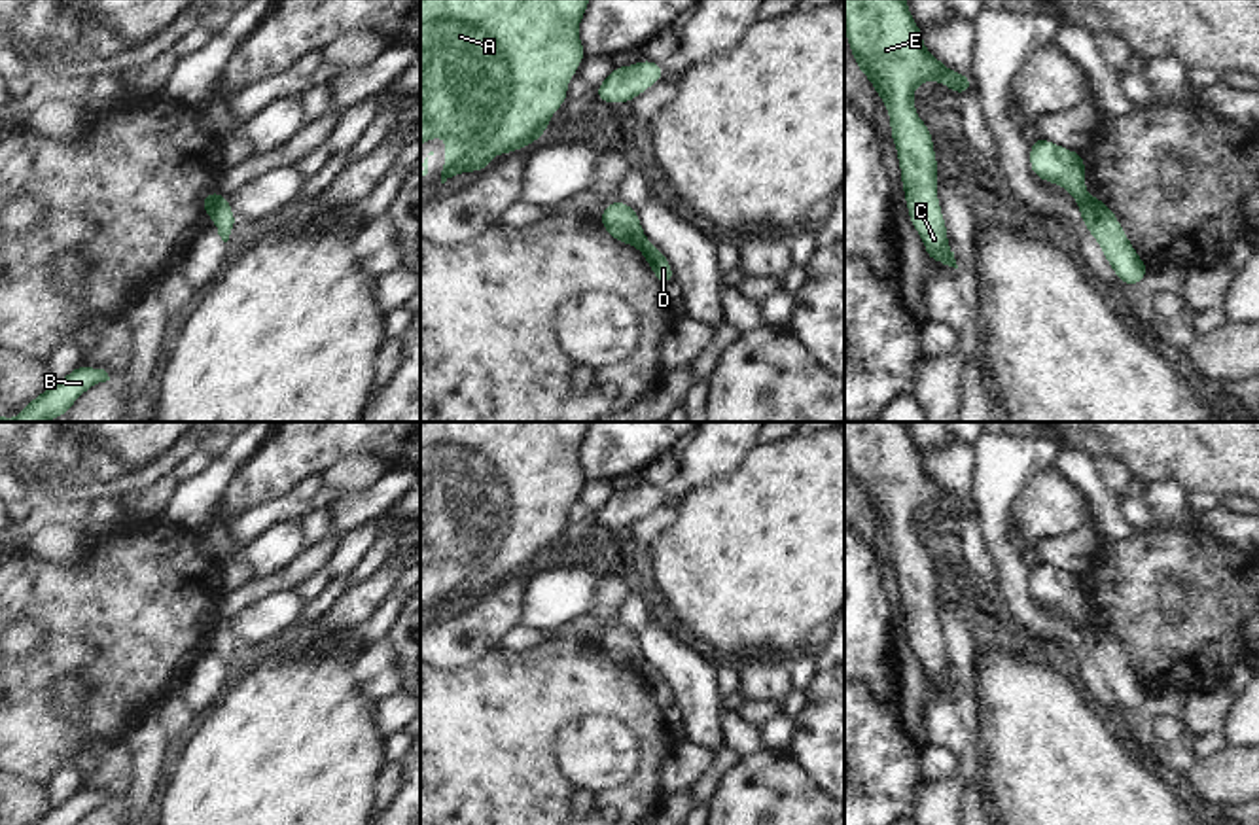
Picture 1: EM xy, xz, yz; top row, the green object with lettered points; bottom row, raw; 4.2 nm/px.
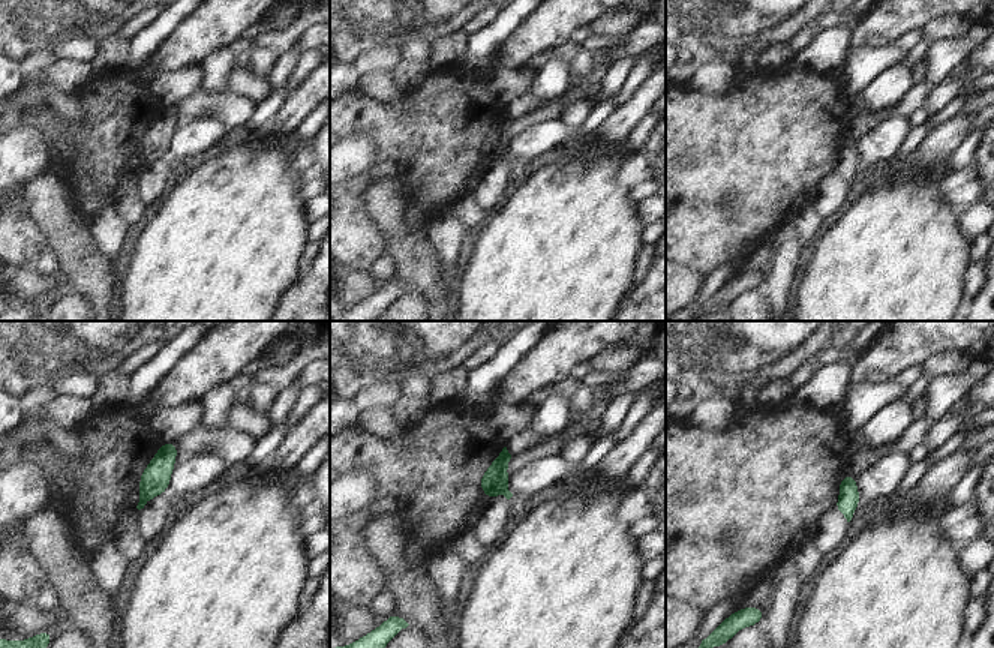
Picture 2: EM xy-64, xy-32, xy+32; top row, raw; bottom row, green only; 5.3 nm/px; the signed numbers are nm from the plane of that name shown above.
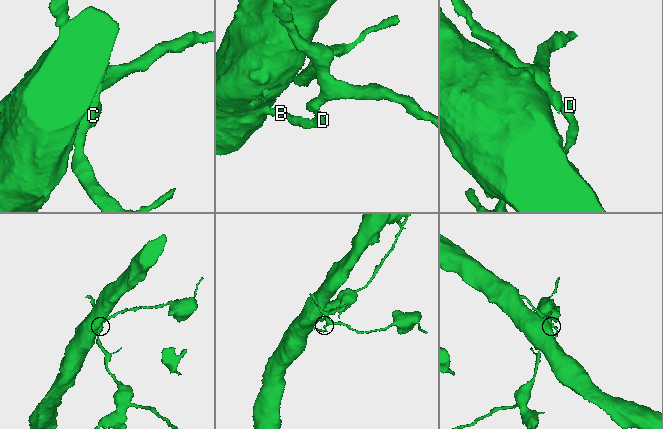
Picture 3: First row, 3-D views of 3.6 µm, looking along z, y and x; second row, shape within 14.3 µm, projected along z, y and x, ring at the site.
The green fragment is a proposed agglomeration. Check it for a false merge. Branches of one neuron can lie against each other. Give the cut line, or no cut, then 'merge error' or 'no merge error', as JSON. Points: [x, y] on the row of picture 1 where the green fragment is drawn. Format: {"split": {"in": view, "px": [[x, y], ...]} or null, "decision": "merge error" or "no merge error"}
{"split": {"in": "xy", "px": [[220, 195], [211, 214]]}, "decision": "merge error"}

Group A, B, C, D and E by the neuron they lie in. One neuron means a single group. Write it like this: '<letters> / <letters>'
A B D / C E

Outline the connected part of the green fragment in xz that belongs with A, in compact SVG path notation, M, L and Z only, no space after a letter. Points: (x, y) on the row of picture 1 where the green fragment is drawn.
M420 0L420 146L434 136L441 136L447 142L441 184L462 172L487 170L492 165L492 153L507 155L545 136L549 119L562 102L570 102L566 95L568 83L587 55L577 34L587 8L589 0Z

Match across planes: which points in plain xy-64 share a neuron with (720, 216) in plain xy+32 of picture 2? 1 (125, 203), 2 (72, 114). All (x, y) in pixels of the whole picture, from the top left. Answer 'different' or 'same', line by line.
1: different
2: different

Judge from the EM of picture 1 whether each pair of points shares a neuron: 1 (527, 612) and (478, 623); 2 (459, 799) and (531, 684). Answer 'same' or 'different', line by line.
1: different
2: same

